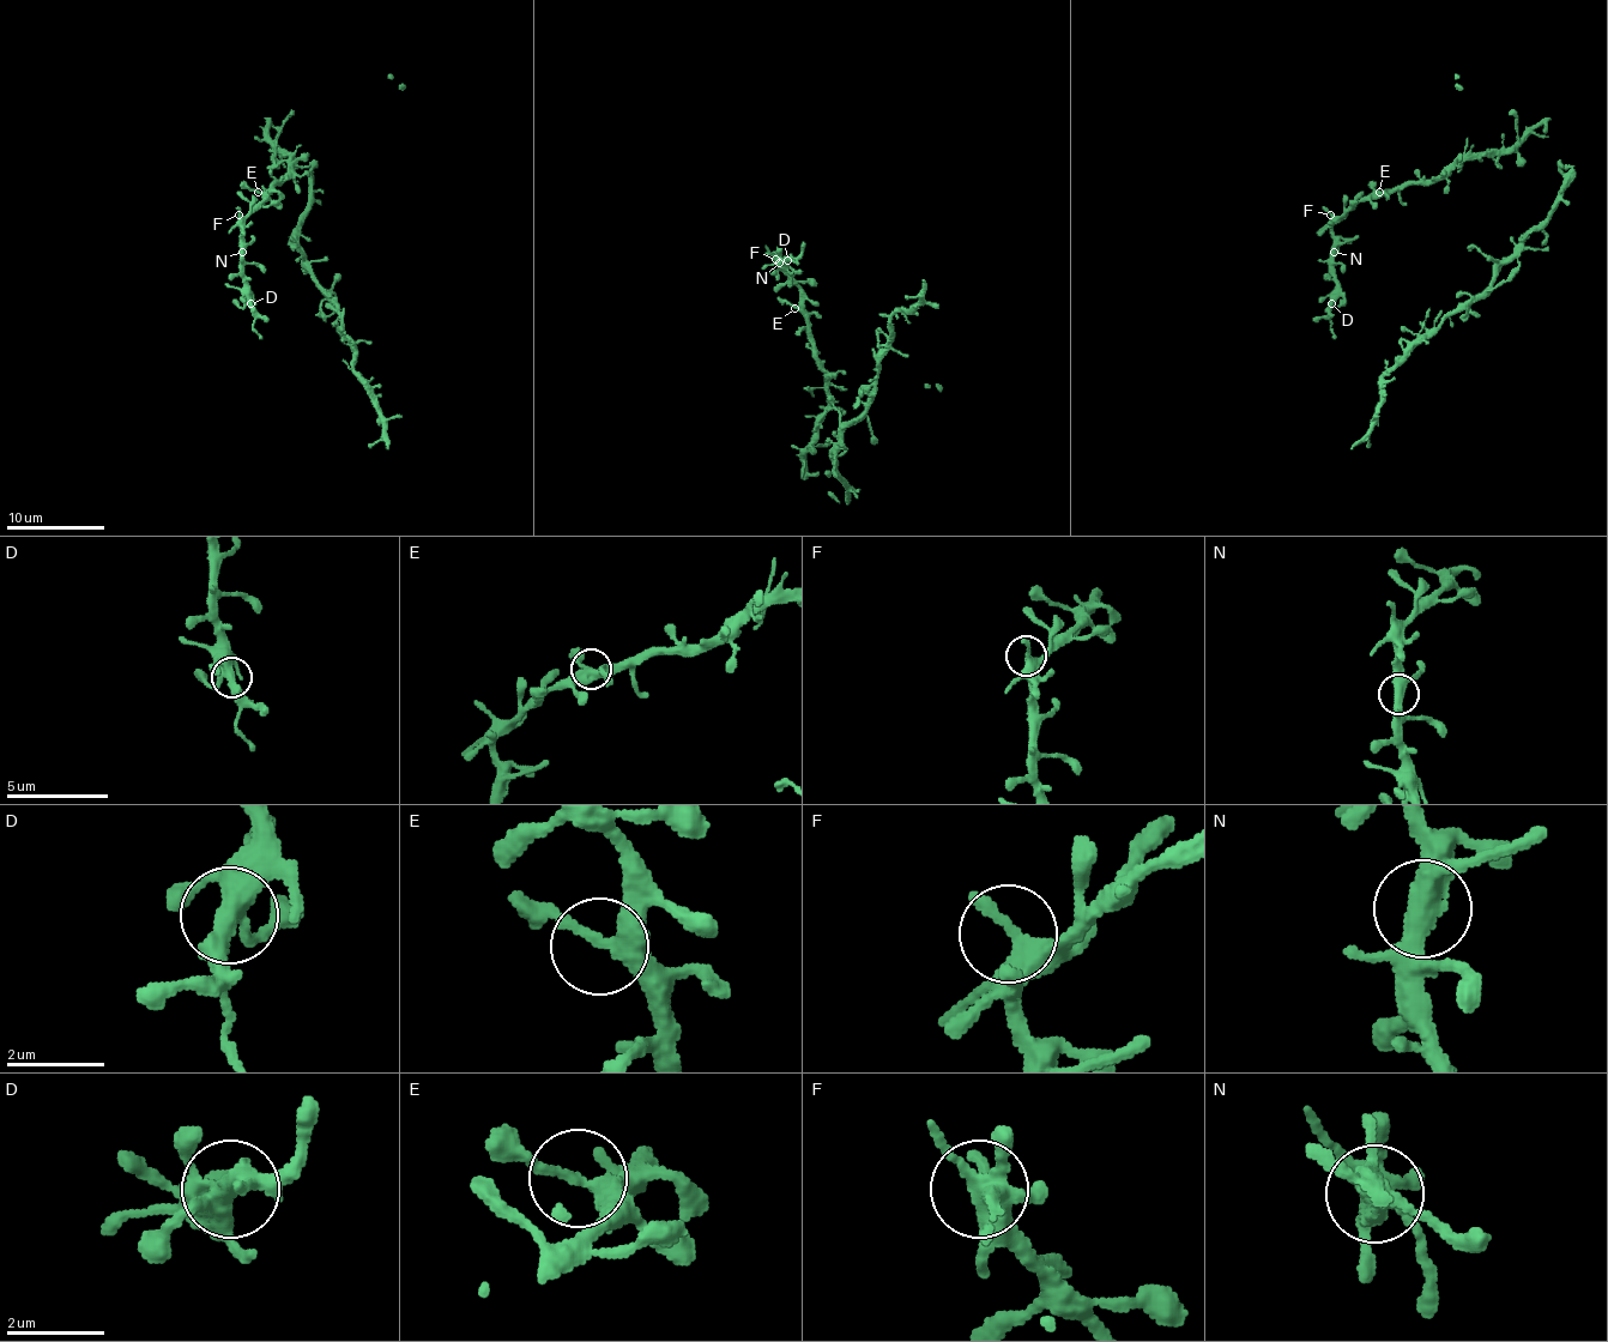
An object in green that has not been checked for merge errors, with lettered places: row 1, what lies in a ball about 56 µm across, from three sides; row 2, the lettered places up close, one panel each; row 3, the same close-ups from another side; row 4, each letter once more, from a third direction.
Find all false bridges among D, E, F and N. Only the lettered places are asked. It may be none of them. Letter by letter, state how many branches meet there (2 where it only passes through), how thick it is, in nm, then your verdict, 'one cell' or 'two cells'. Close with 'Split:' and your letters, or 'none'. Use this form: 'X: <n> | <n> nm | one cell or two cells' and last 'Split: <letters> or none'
D: 3 | 380 nm | one cell
E: 3 | 320 nm | one cell
F: 2 | 360 nm | one cell
N: 3 | 380 nm | one cell
Split: none

